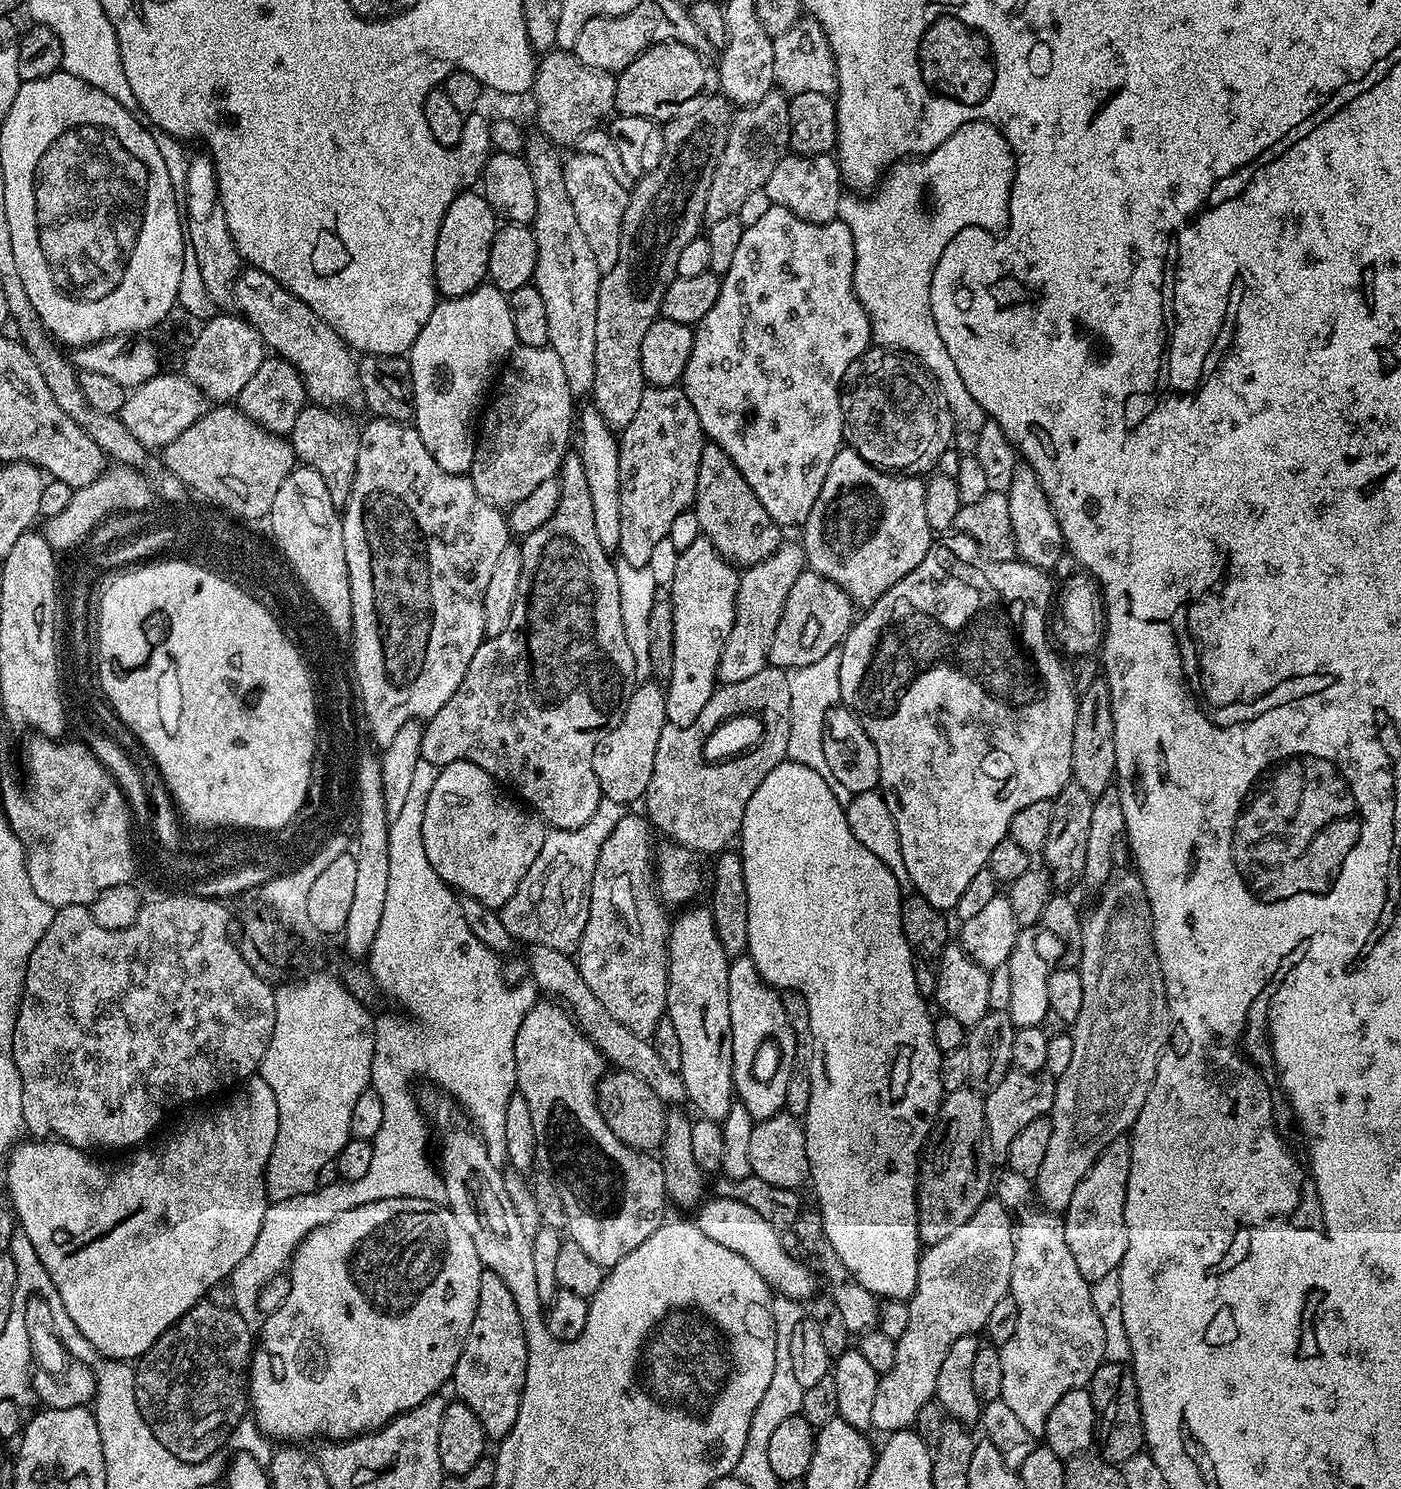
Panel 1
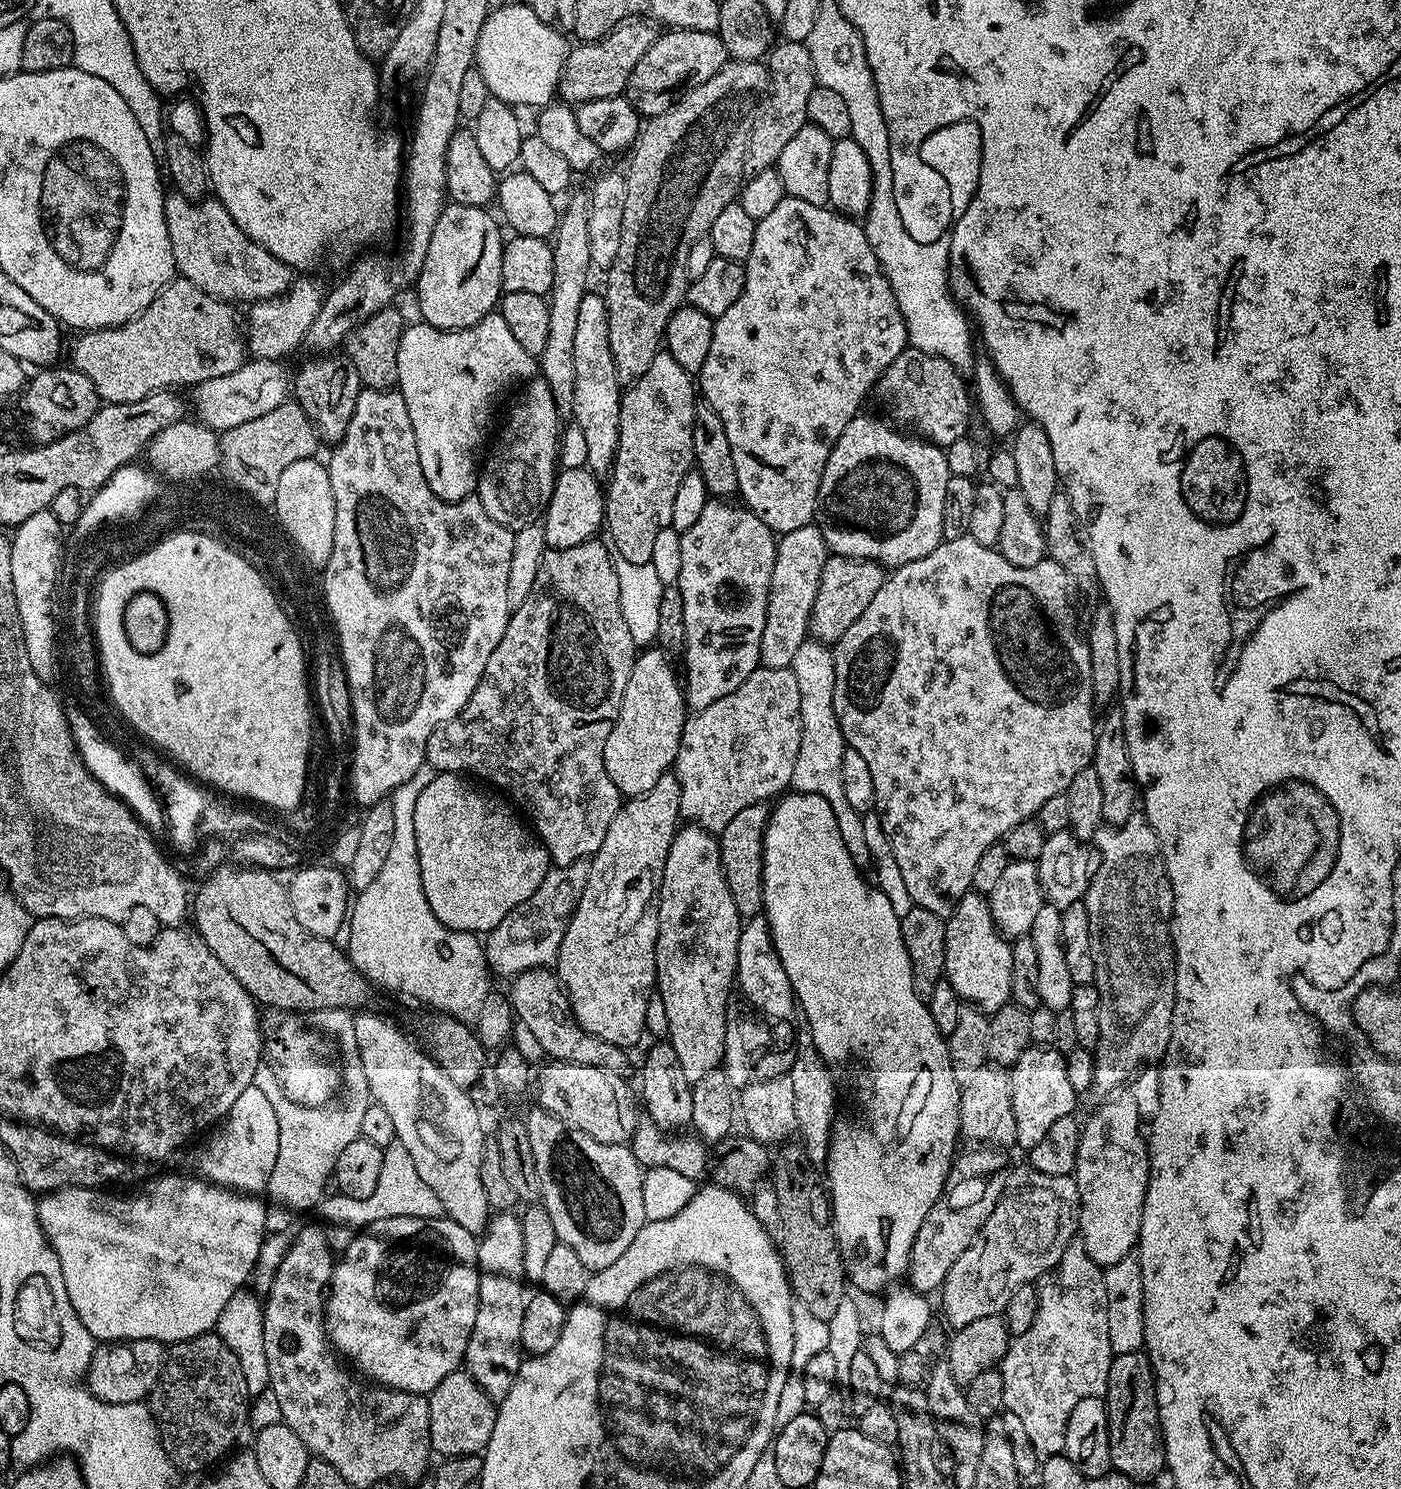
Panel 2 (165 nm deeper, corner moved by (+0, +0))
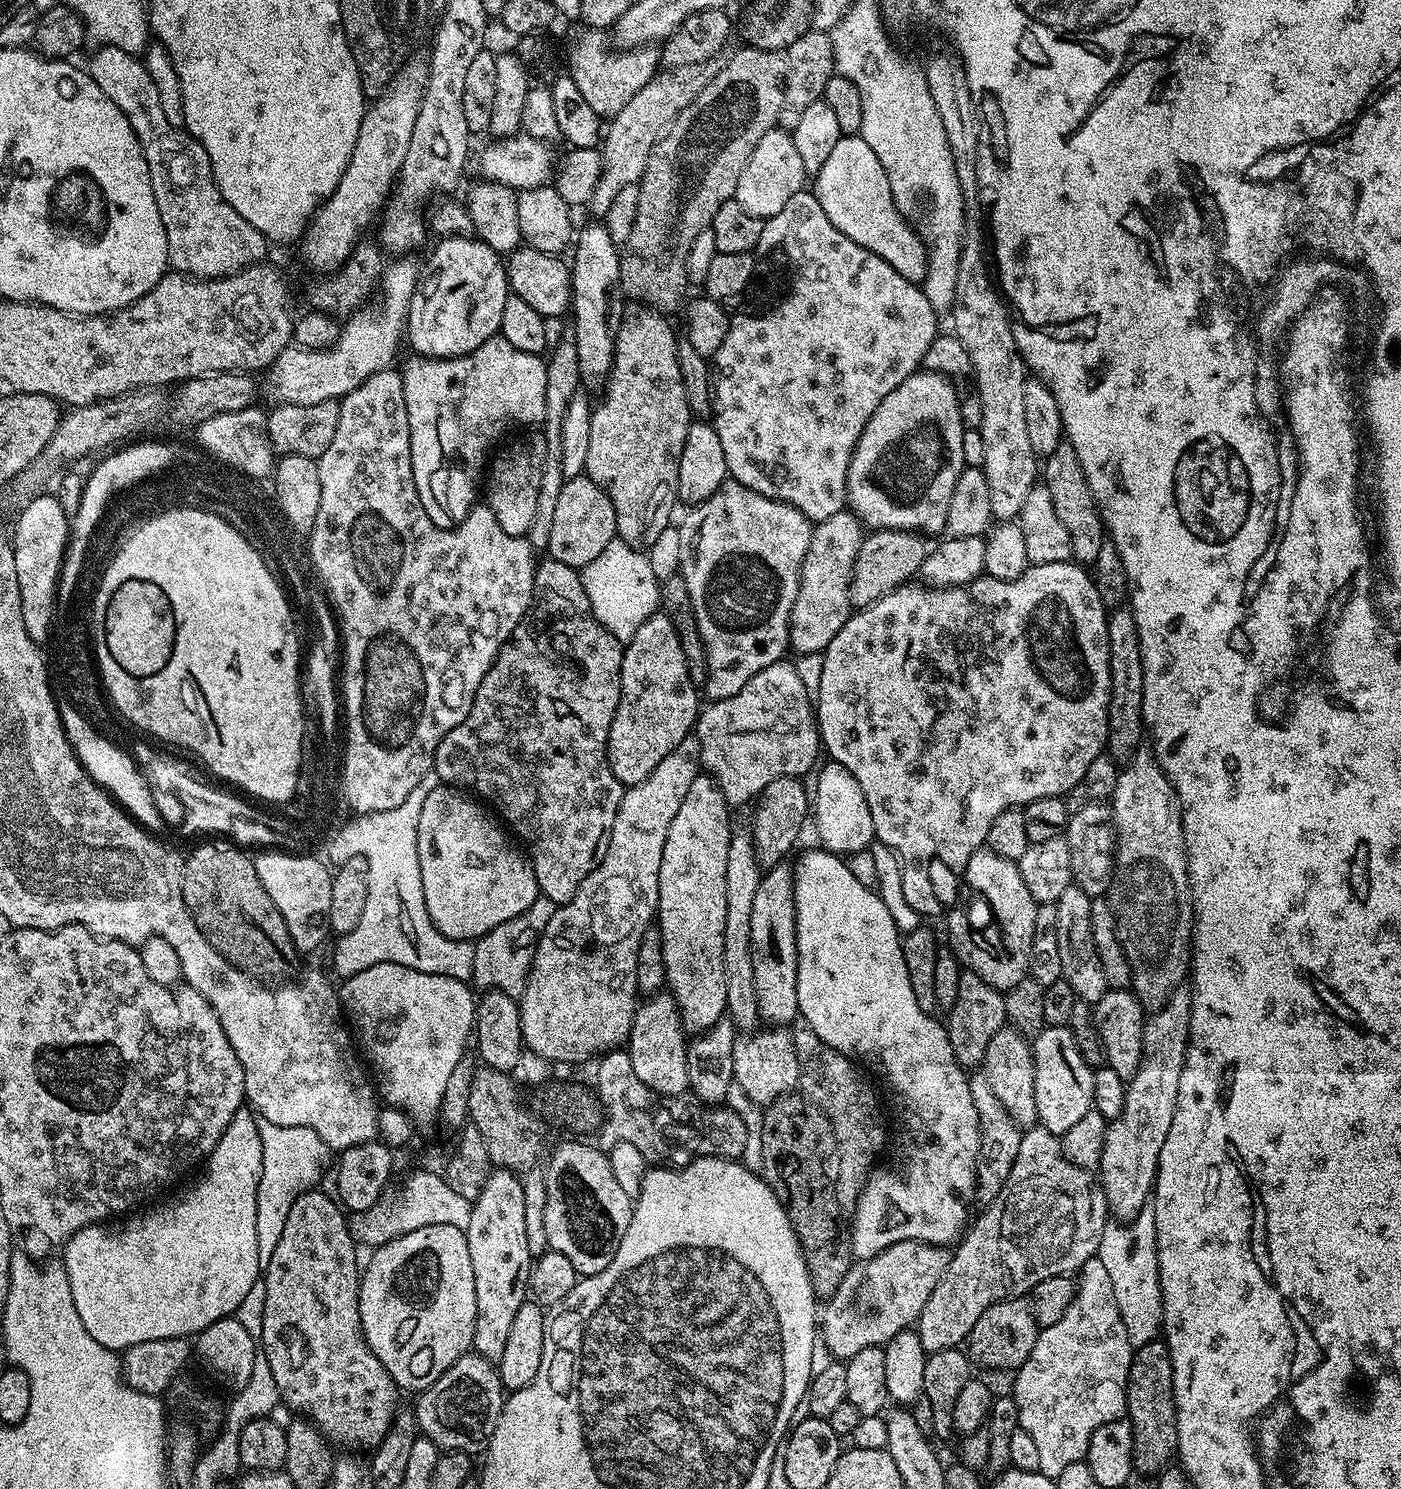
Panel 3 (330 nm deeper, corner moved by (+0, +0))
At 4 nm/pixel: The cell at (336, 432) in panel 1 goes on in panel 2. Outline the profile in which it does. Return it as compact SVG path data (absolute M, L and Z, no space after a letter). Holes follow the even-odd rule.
M316 354L311 358L313 360L306 361L296 376L294 374L294 400L302 406L306 418L310 418L317 441L335 446L346 434L346 426L350 426L358 402L362 387L358 370L354 370L354 362L350 362L347 354Z

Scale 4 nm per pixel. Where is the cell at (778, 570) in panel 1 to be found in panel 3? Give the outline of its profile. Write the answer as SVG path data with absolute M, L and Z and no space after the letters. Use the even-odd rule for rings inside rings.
M851 510L834 514L829 520L821 520L813 527L810 550L800 567L800 586L794 610L790 614L788 643L793 653L805 656L823 653L830 646L834 634L846 626L854 609L850 602L850 582L854 574L854 562L864 541L866 529Z

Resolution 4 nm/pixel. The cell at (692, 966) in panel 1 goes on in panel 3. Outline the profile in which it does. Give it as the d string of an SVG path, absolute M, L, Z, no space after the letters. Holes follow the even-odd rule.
M707 774L694 778L686 799L682 801L674 822L670 822L666 834L666 846L662 846L662 866L658 874L660 906L658 927L662 934L662 958L666 962L666 984L680 1007L684 1031L699 1034L710 1030L719 1020L725 1019L728 1011L726 1002L726 970L722 958L724 931L726 930L726 854L734 821L728 817L730 806L722 794L716 779Z

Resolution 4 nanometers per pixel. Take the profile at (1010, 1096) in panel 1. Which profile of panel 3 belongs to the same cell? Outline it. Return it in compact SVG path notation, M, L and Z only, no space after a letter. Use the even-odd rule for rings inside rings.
M1065 1025L1045 1026L1031 1041L1031 1046L1034 1058L1034 1106L1038 1106L1036 1118L1039 1127L1063 1138L1070 1126L1074 1126L1086 1113L1093 1111L1094 1070L1088 1065L1086 1058L1082 1058L1078 1042L1074 1042L1074 1034Z

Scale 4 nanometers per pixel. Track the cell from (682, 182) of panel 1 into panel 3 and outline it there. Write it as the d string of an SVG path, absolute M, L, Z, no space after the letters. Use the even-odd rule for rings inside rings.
M810 30L806 34L802 34L802 38L798 38L798 42L791 44L784 52L775 52L774 50L762 50L761 48L749 48L741 46L736 53L727 61L721 63L720 72L711 80L706 87L698 94L698 98L694 98L694 102L690 106L686 106L686 110L682 110L680 117L676 119L676 123L660 137L660 140L654 146L654 150L650 154L650 158L646 162L646 170L640 179L640 189L638 190L638 215L634 218L634 230L630 233L630 238L622 245L620 253L620 289L624 291L625 297L629 301L639 302L641 305L649 308L655 308L661 314L672 314L676 307L683 305L686 300L684 291L690 288L688 275L686 274L686 258L690 254L690 245L694 243L694 238L698 238L698 234L702 234L702 230L706 230L712 226L714 214L718 214L718 206L722 206L722 202L733 199L736 194L738 182L744 177L746 170L746 162L750 158L750 154L754 154L754 150L758 146L758 142L762 142L762 138L771 128L779 127L785 130L791 130L794 126L798 126L798 121L802 119L802 113L810 106L810 102L821 99L826 90L826 82L830 82L830 78L834 75L836 63L834 62L834 46L832 45L831 35L827 32L818 32Z

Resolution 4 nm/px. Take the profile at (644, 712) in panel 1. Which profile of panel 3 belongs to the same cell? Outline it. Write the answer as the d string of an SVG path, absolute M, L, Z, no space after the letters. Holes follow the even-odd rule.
M655 614L647 618L646 622L638 627L632 640L623 645L623 650L620 701L614 714L614 722L610 722L608 761L610 770L614 770L614 778L618 778L625 786L631 786L654 774L654 766L658 766L658 762L662 762L662 758L666 758L666 754L670 754L670 750L674 750L674 746L678 746L678 742L682 742L682 738L686 738L695 729L702 700L698 695L698 685L690 678L678 630L668 616Z

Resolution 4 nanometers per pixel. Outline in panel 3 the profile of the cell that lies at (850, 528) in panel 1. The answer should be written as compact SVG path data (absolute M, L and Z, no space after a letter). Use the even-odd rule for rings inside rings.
M917 370L878 402L878 410L870 414L870 422L866 422L862 438L858 438L846 478L847 507L865 529L889 528L921 534L945 531L946 506L950 506L954 482L958 482L958 474L966 466L962 458L964 429L960 392L941 372Z

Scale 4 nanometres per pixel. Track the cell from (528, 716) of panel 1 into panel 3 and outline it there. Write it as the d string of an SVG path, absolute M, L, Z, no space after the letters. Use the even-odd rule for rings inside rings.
M541 559L536 570L532 604L528 607L528 612L520 620L520 625L512 631L512 636L500 647L500 652L490 666L486 678L482 678L482 686L478 686L478 694L474 694L474 702L470 706L468 717L458 726L454 726L454 730L450 730L450 734L446 734L442 742L438 742L434 765L436 777L445 785L453 788L471 790L477 797L487 801L493 809L500 808L499 819L505 825L512 824L511 831L517 837L520 835L524 839L523 847L526 849L528 859L532 862L534 878L540 887L540 895L550 898L557 906L574 898L578 886L582 886L586 877L602 862L608 849L610 832L614 826L614 818L618 814L618 806L624 797L625 785L621 784L618 778L614 778L614 770L610 770L608 761L608 735L610 722L614 722L614 714L618 710L620 701L620 671L623 657L622 643L610 630L604 628L592 613L590 598L587 597L586 590L583 588L581 573L557 560Z

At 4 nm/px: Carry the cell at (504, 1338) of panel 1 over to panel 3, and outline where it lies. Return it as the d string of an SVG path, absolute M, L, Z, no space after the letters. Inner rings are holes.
M496 1168L490 1172L485 1185L481 1188L481 1193L471 1205L470 1226L466 1231L470 1246L470 1266L474 1266L474 1302L476 1303L472 1348L478 1355L498 1362L506 1351L506 1338L509 1336L510 1326L518 1314L518 1306L522 1306L529 1295L529 1277L532 1275L534 1263L529 1243L526 1242L523 1179L515 1172L505 1168Z

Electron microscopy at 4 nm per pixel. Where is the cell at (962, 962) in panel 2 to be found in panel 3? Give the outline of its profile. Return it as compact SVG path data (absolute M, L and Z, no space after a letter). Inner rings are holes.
M985 846L973 854L963 868L962 876L976 897L968 904L969 917L960 908L947 913L947 947L961 965L978 974L982 982L990 982L990 986L1001 990L1018 986L1018 982L1025 980L1030 972L1034 918L1038 907L1030 890L1026 890L1026 882L1022 882L1019 863L1002 858L1002 854L994 854L994 850Z

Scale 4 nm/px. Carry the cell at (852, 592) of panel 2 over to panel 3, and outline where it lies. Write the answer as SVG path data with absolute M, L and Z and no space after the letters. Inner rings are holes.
M877 528L864 537L854 562L854 574L850 582L850 602L859 610L878 602L893 588L909 583L919 573L922 562L926 562L930 551L929 537L918 532Z

